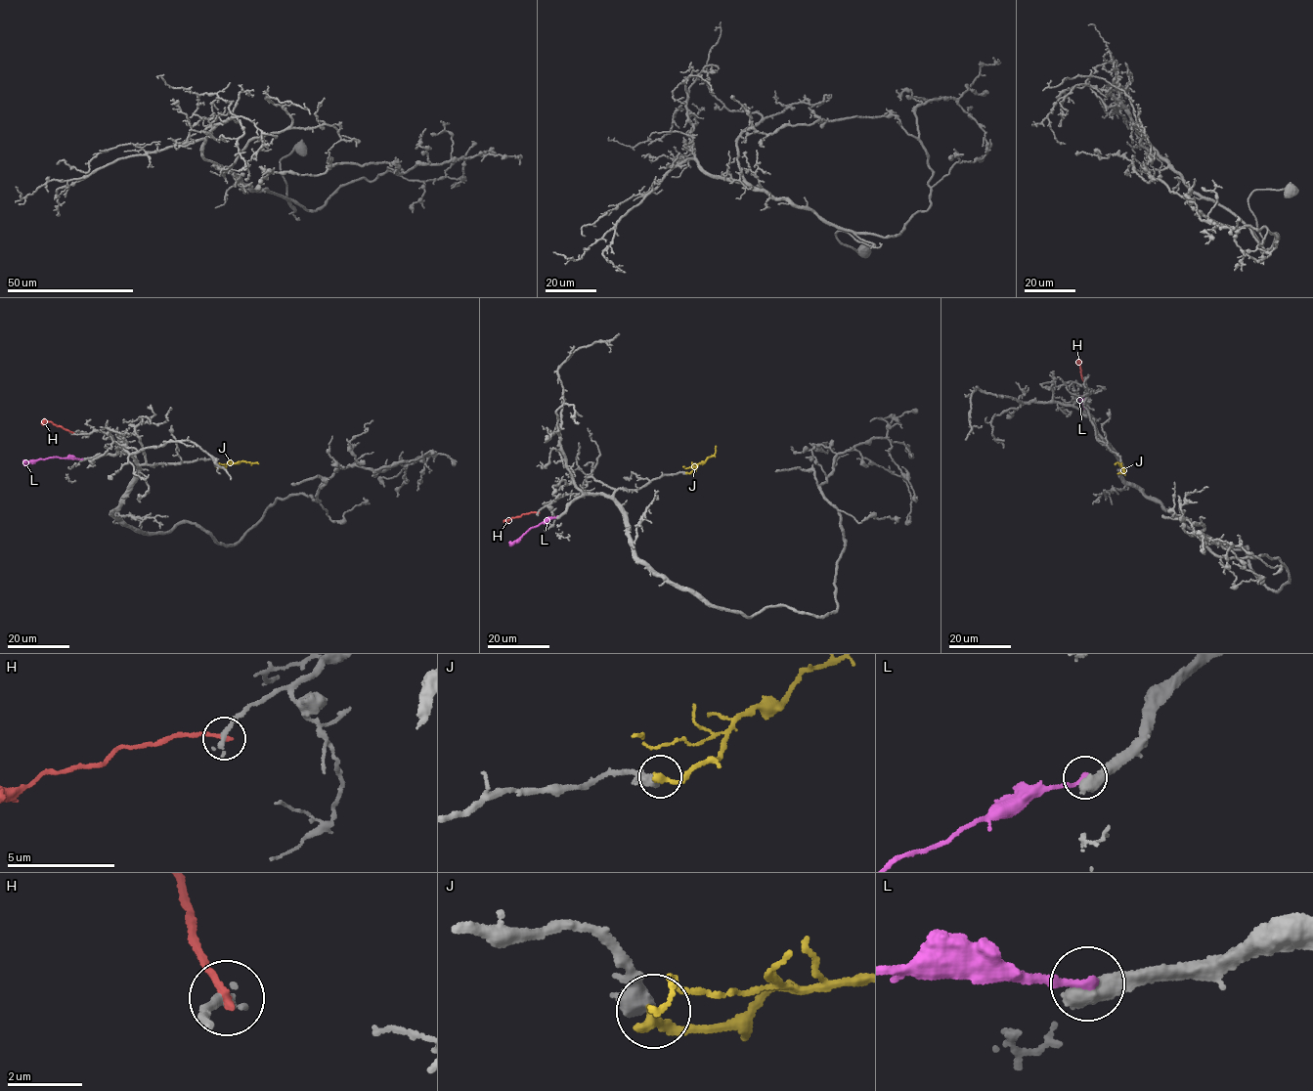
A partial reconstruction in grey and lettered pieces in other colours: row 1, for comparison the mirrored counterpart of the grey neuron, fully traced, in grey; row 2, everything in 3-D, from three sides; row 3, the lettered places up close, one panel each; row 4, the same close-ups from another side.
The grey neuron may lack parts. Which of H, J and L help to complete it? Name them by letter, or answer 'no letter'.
J

